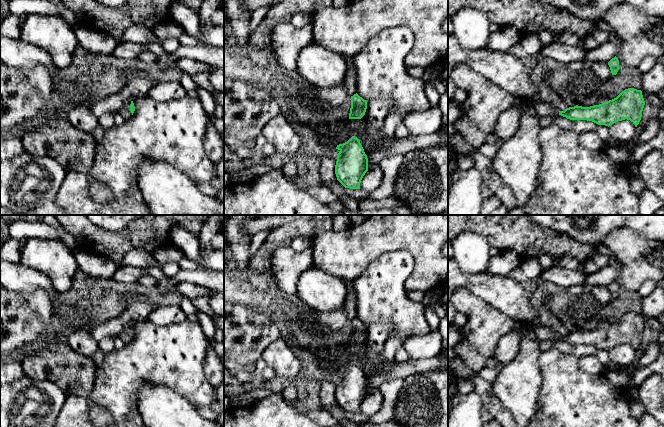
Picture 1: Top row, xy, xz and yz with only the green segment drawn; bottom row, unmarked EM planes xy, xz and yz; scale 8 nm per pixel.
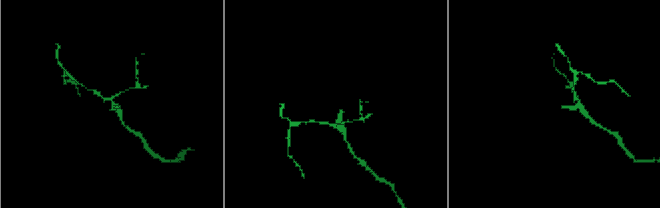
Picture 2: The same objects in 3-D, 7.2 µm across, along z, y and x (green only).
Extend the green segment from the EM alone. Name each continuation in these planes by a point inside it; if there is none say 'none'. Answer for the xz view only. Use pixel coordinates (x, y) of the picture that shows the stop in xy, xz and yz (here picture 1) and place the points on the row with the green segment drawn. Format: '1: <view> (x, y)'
1: xz (349, 83)

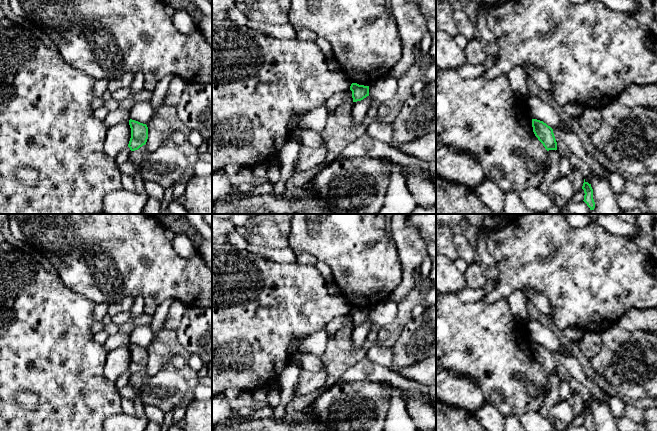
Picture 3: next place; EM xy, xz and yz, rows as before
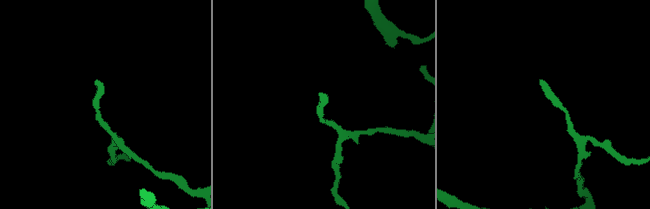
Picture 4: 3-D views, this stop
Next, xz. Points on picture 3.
none

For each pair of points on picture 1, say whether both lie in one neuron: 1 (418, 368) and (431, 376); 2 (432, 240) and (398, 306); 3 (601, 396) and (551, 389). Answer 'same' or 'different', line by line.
1: different
2: different
3: same

